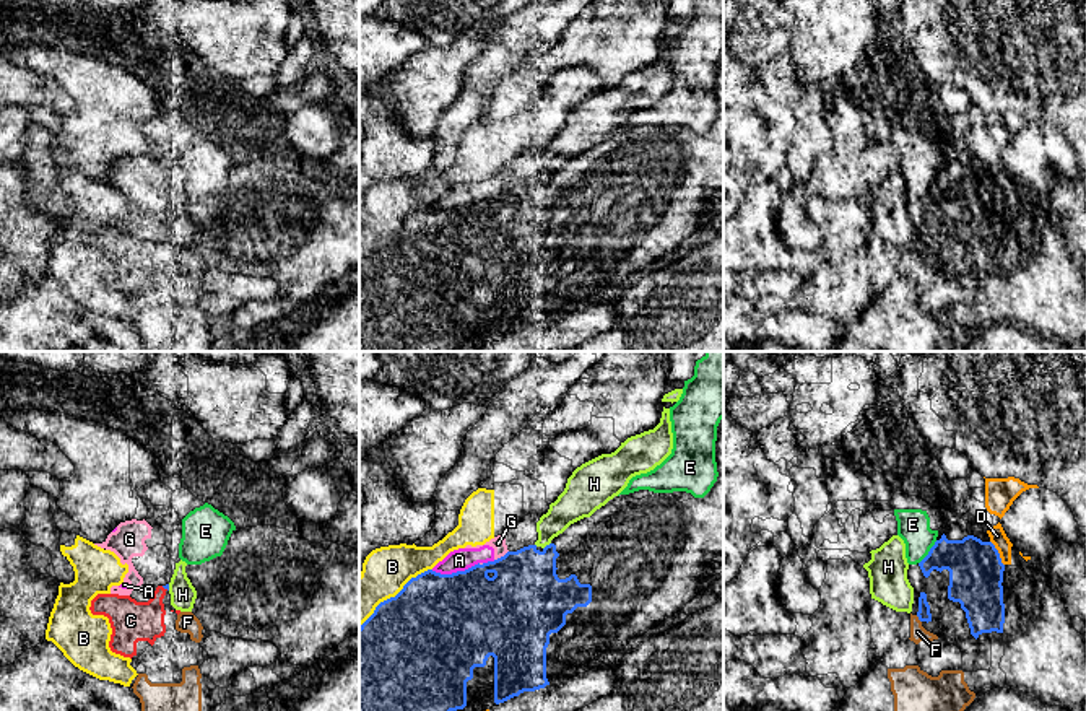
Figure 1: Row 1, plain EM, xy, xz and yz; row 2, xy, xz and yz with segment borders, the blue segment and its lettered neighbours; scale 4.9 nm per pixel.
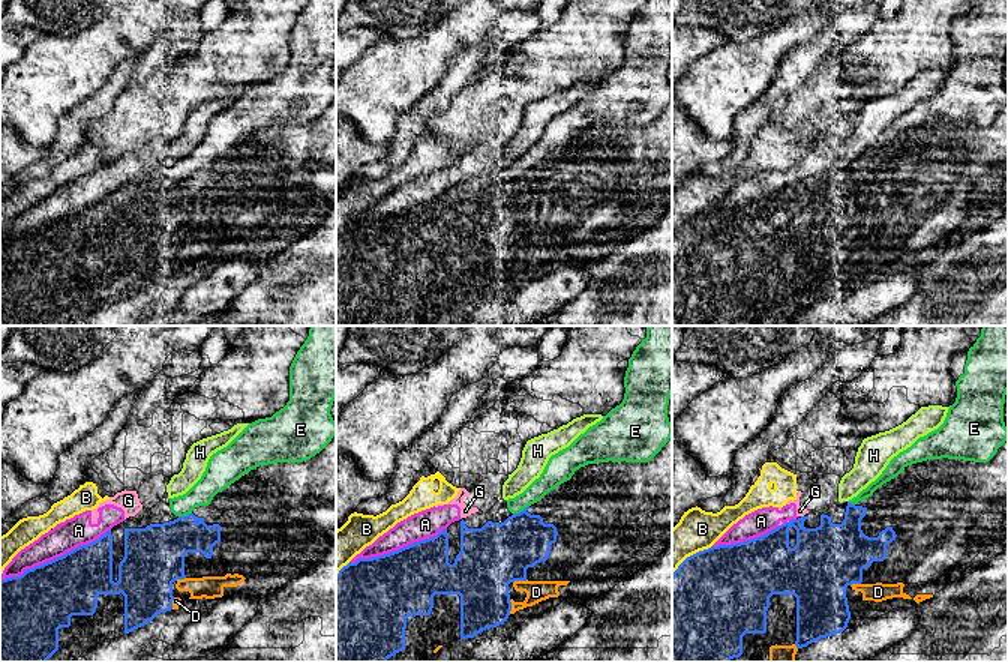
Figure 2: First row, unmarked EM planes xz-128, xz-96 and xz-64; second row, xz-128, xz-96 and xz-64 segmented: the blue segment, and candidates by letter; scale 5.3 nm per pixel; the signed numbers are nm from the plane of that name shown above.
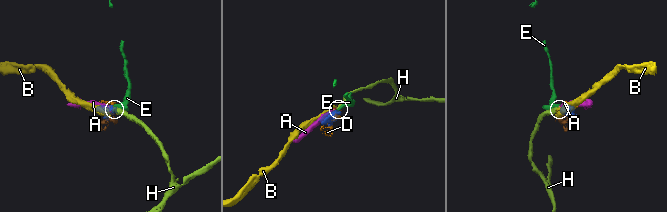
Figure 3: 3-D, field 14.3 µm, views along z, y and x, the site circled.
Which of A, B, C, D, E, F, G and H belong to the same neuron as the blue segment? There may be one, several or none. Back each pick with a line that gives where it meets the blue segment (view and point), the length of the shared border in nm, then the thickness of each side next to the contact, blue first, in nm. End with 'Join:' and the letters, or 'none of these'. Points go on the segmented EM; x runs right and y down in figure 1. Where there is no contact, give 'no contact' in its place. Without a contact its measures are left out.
Join: none of these

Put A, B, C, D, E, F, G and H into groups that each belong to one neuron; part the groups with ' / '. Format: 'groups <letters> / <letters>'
groups A G H / B / C F / D / E

